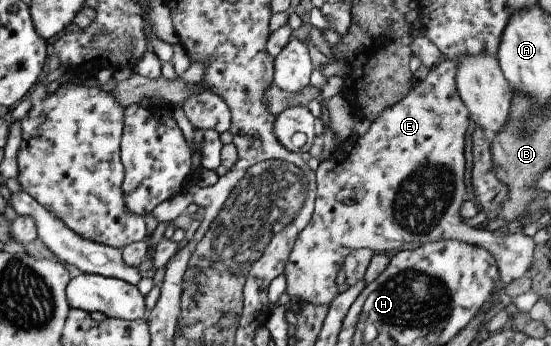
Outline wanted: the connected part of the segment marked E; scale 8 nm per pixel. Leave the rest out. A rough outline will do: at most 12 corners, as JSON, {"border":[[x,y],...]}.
{"border":[[443,60],[315,170],[285,292],[357,249],[456,240],[502,290],[532,238],[460,217],[469,113]]}

